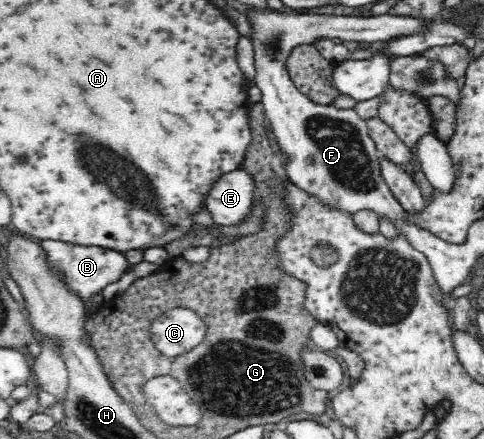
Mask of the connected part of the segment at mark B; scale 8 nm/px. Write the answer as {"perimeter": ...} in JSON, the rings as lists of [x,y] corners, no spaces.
{"perimeter":[[[57,240],[39,241],[48,256],[47,262],[55,270],[61,270],[68,287],[80,297],[85,304],[90,302],[90,296],[104,291],[112,282],[119,280],[129,268],[128,259],[122,252],[101,247],[82,247],[76,244],[57,242]]]}

